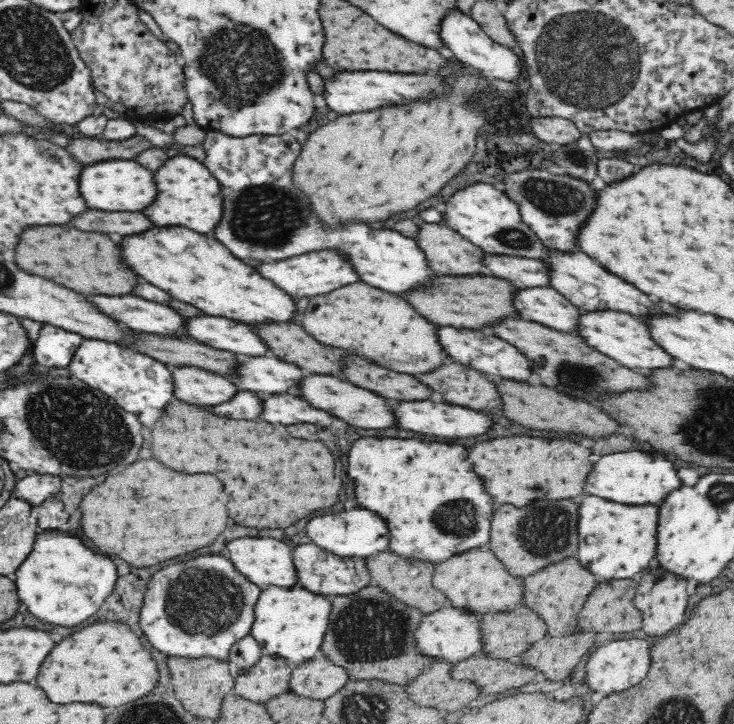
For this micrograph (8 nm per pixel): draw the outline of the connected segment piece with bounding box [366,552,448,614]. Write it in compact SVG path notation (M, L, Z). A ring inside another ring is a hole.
M380 552L378 556L366 558L366 568L370 572L370 584L378 586L380 590L388 592L396 600L404 602L406 606L414 606L424 614L440 610L448 600L432 586L432 572L434 566L428 562L418 562L418 560L408 560L400 556L392 556L390 552Z

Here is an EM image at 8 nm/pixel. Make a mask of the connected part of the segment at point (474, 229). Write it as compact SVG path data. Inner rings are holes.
M474 184L462 192L456 192L450 202L446 202L444 223L455 228L466 239L480 245L489 254L520 256L522 258L548 258L549 248L538 238L530 225L523 221L519 204L496 190L492 184Z

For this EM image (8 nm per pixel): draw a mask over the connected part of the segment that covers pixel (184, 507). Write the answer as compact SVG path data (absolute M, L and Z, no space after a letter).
M140 460L120 474L108 476L104 484L96 486L88 496L82 498L80 528L84 532L84 540L100 548L100 552L108 552L108 556L120 556L120 560L128 560L128 564L134 566L154 566L160 564L160 560L172 560L174 556L214 542L228 522L226 502L228 494L212 474L182 474L160 464L158 460Z

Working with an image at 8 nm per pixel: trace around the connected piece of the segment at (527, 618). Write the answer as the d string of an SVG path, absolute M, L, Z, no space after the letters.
M518 608L508 614L490 612L482 615L479 629L482 630L481 653L498 659L516 660L532 642L548 636L547 627L530 608Z

